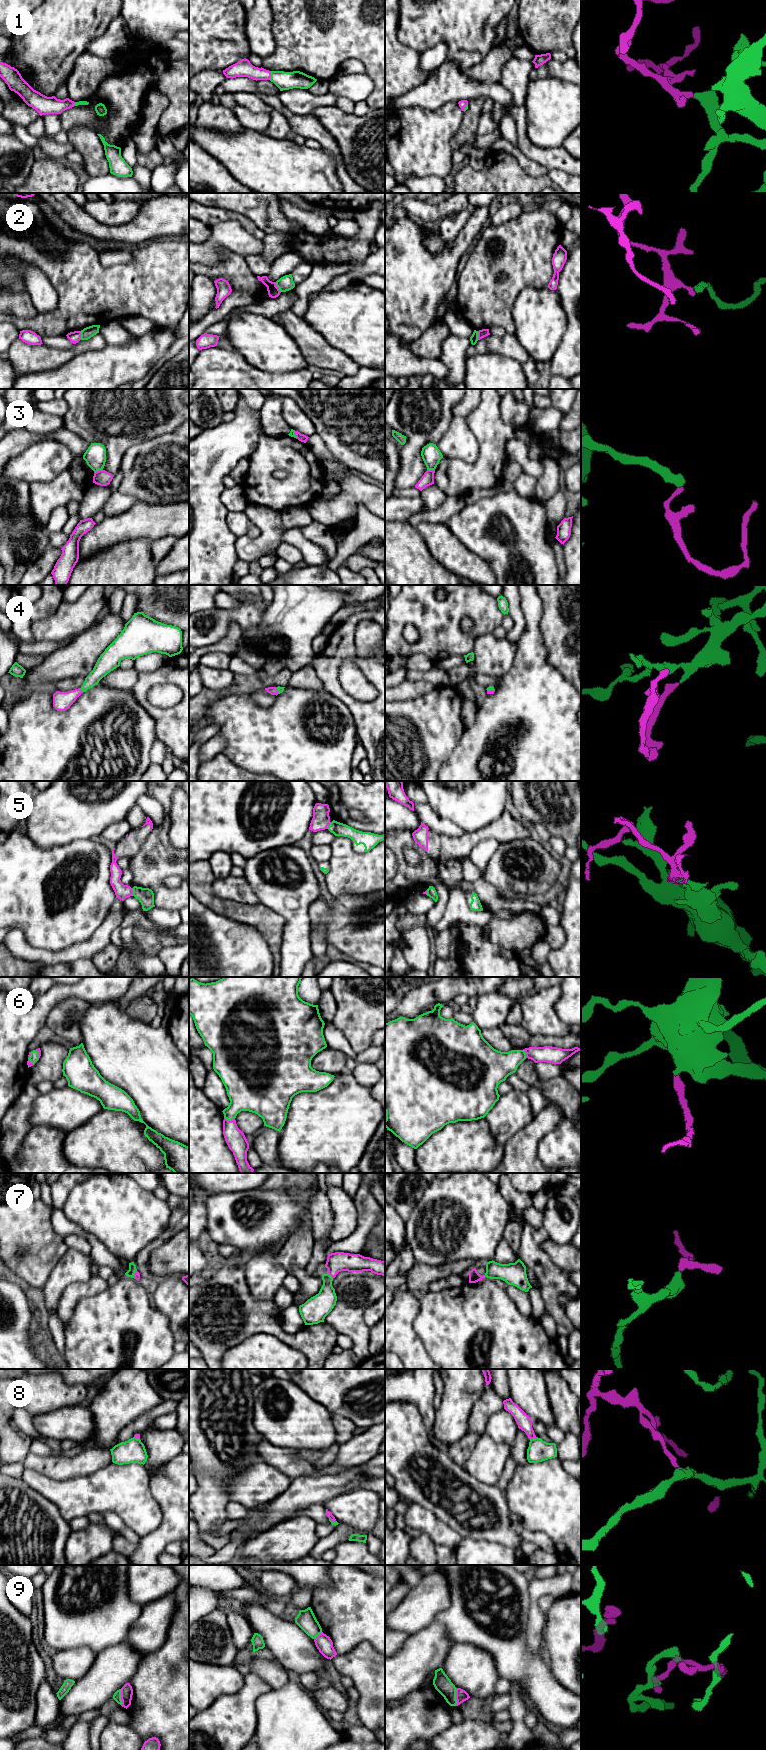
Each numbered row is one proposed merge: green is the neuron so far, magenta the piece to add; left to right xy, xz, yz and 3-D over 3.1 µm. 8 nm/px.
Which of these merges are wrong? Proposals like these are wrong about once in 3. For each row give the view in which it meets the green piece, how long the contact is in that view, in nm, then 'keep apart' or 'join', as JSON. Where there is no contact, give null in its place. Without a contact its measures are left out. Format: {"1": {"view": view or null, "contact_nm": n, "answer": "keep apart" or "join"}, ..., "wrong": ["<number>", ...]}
{"1": {"view": "xz", "contact_nm": 70, "answer": "join"}, "2": {"view": "xz", "contact_nm": 100, "answer": "keep apart"}, "3": {"view": "xy", "contact_nm": 80, "answer": "keep apart"}, "4": {"view": "xy", "contact_nm": 50, "answer": "join"}, "5": {"view": "xy", "contact_nm": 70, "answer": "keep apart"}, "6": {"view": "xz", "contact_nm": 90, "answer": "join"}, "7": {"view": "xz", "contact_nm": 70, "answer": "join"}, "8": {"view": "yz", "contact_nm": 60, "answer": "keep apart"}, "9": {"view": "yz", "contact_nm": 140, "answer": "keep apart"}, "wrong": ["2", "3", "5", "8", "9"]}

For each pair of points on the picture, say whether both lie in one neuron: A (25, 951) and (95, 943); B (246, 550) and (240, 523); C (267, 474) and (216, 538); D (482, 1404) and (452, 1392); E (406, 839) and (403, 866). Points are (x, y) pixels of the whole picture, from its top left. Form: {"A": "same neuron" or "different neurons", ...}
{"A": "same neuron", "B": "different neurons", "C": "different neurons", "D": "different neurons", "E": "same neuron"}

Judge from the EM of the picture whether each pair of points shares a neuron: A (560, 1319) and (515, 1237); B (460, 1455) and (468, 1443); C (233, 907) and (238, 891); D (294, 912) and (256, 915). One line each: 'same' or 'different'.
A: different
B: same
C: different
D: different

